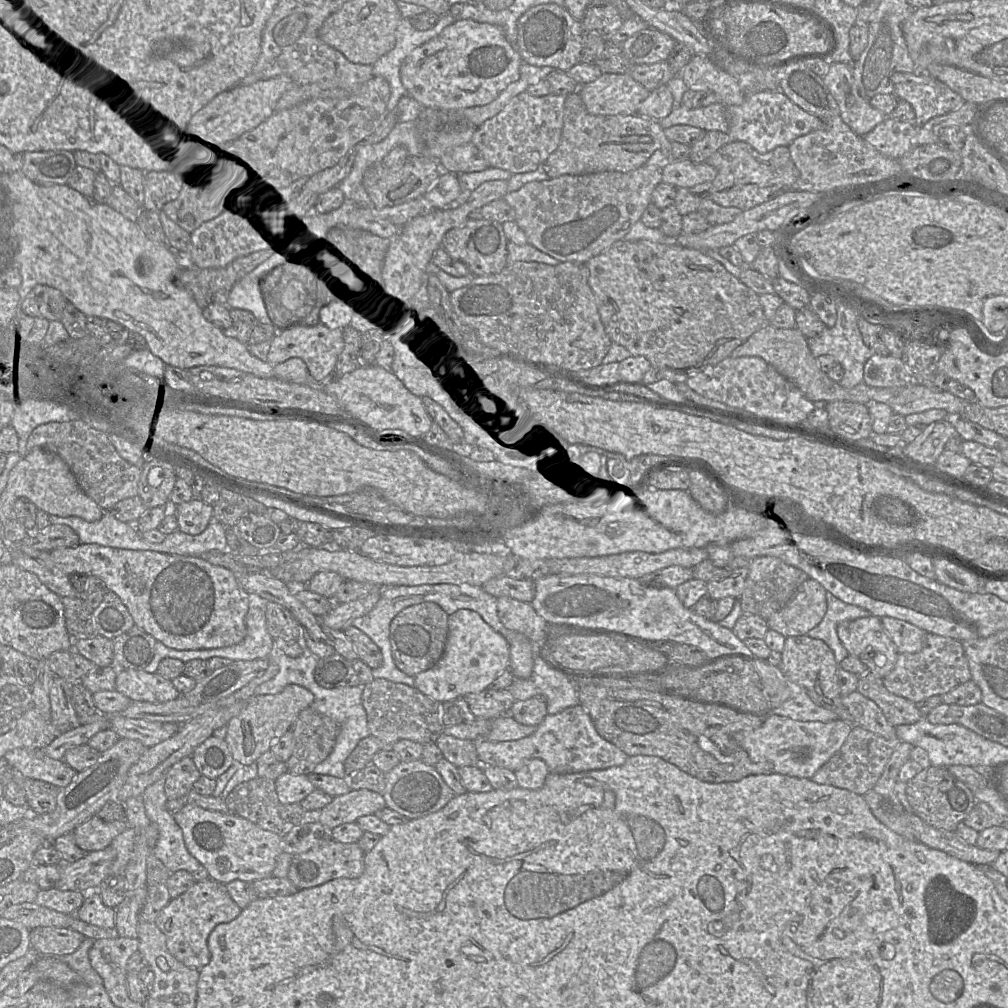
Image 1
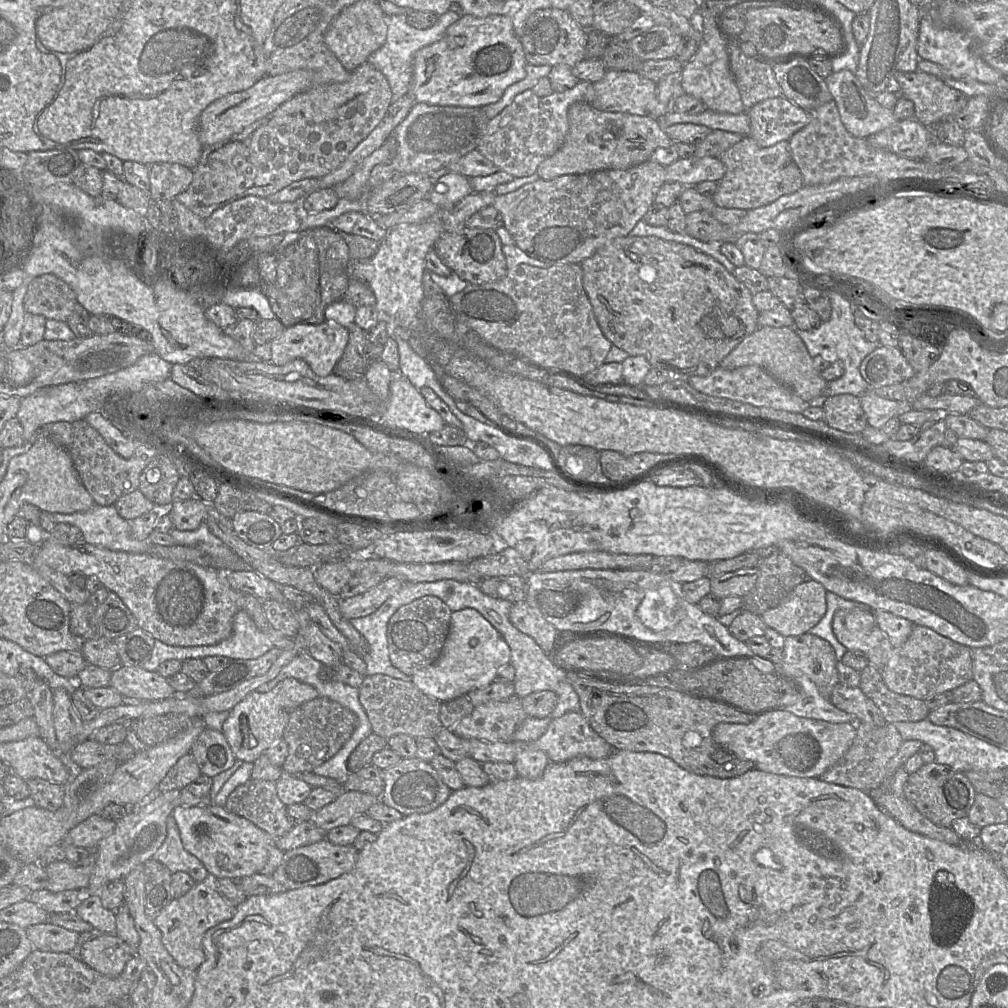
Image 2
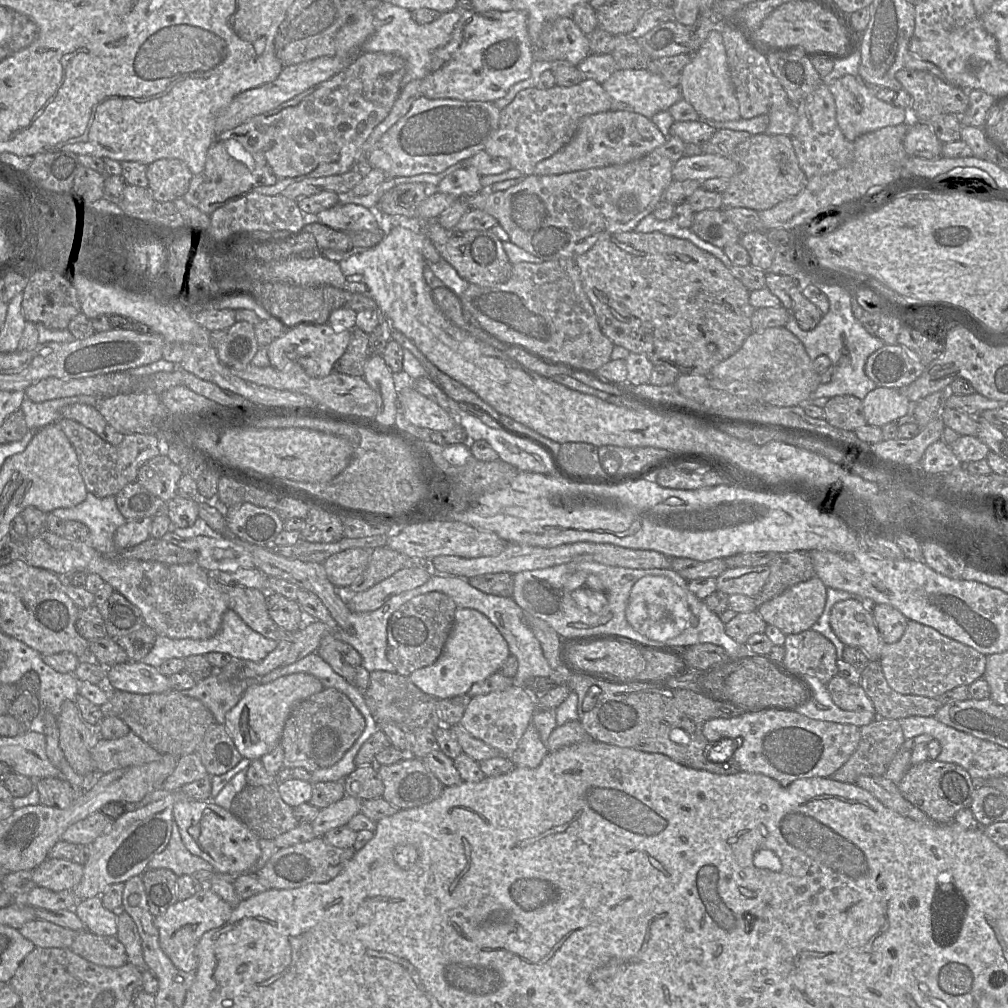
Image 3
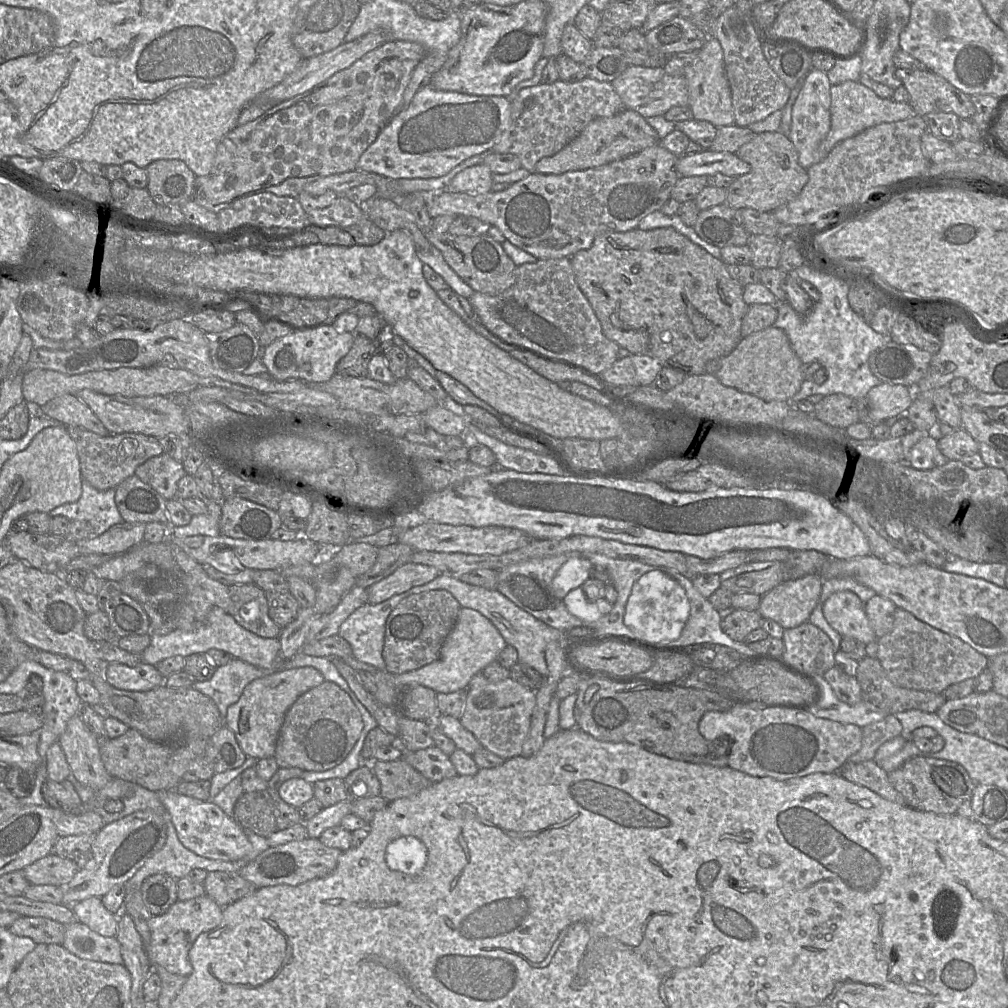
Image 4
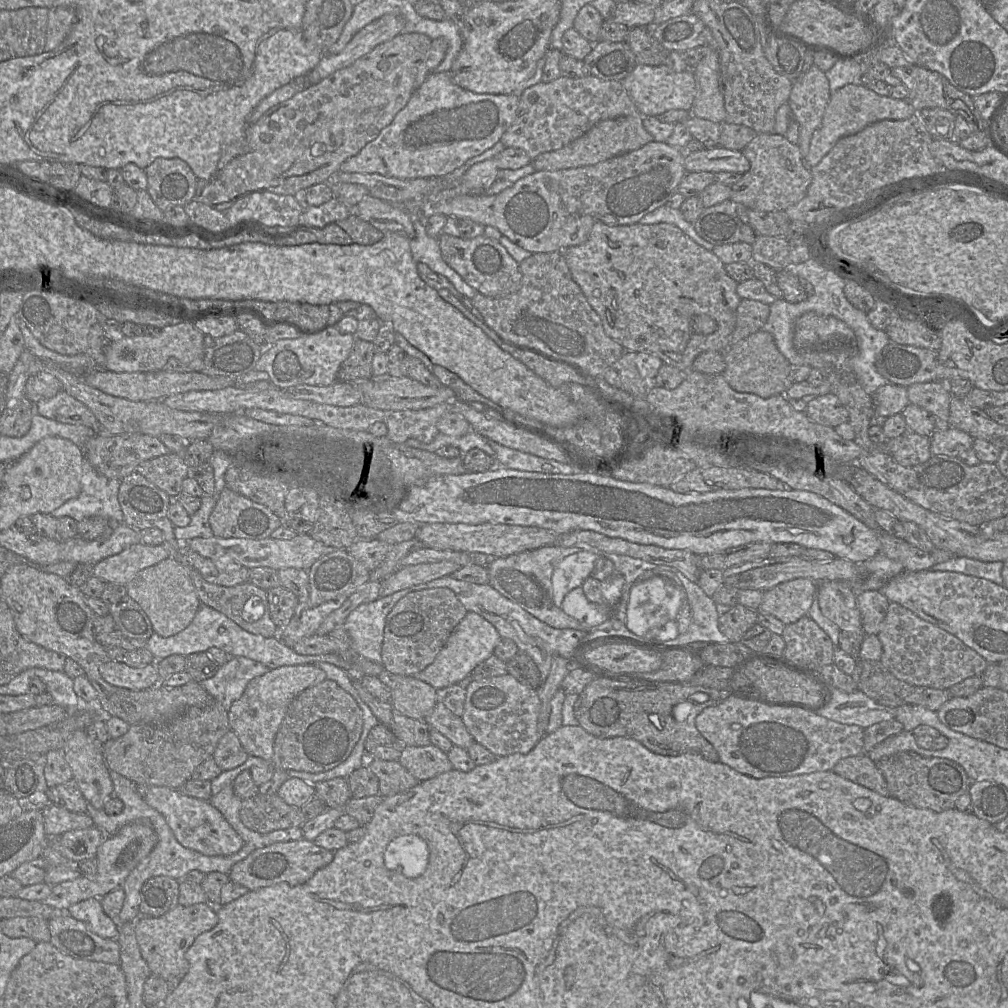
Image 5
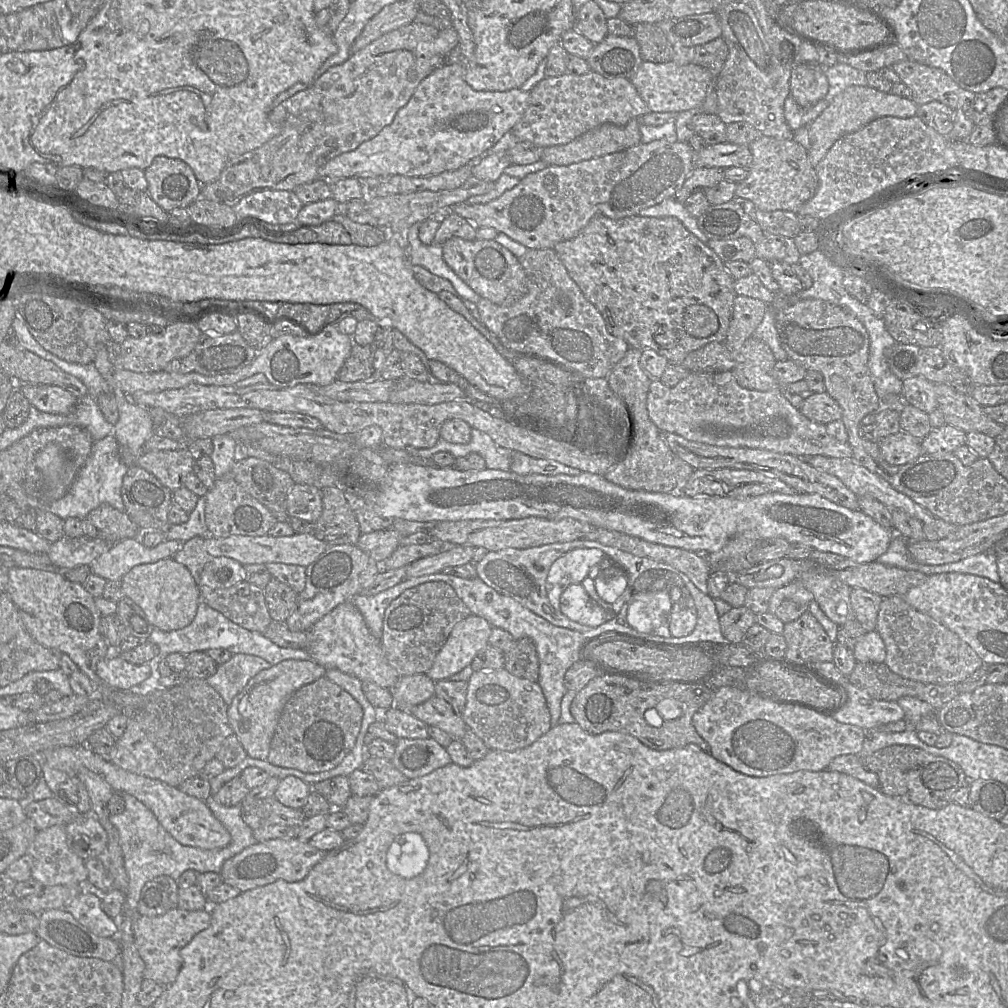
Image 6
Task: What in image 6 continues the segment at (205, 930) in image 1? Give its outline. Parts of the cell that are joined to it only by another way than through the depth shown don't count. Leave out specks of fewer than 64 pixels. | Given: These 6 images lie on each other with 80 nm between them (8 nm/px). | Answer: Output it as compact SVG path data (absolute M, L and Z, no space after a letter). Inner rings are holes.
M177 907L155 917L136 916L133 924L134 943L145 963L144 979L153 980L165 986L172 984L182 968L181 949L210 924L210 909L186 911Z

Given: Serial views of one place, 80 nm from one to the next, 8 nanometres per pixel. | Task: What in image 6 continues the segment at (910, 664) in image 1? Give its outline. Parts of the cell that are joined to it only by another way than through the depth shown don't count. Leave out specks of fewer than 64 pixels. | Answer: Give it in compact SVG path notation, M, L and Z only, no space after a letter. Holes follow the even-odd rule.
M903 595L883 597L876 630L886 647L884 663L894 673L908 679L935 684L958 684L984 662L957 634L910 604Z

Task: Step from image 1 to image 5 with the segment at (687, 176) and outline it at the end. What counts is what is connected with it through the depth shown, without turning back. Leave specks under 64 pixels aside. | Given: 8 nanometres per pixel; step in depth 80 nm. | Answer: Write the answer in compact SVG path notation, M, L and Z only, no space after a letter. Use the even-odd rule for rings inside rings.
M716 146L685 153L684 167L687 173L725 171L744 174L749 170L750 162L742 151Z

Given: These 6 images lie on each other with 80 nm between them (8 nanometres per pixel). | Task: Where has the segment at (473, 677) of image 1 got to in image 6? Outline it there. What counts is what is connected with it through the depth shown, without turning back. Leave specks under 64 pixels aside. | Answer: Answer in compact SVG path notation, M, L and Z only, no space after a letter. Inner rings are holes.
M472 614L457 623L443 647L437 653L434 663L426 675L435 682L446 680L466 666L471 665L476 655L489 644L491 631L492 626L487 620Z

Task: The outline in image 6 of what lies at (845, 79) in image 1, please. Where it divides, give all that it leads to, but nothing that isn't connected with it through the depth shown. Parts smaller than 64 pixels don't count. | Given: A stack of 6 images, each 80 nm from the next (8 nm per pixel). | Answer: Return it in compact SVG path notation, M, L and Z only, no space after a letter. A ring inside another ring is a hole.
M868 85L848 86L835 96L826 109L809 125L811 142L811 147L808 151L809 162L813 167L817 166L837 140L859 130L877 118L883 116L899 118L915 116L917 106L911 98L901 97L891 92L882 92Z

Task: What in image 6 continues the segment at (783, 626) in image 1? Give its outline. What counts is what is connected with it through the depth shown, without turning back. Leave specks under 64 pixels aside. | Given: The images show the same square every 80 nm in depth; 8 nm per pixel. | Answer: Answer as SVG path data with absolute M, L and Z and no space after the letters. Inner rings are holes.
M796 579L774 590L768 612L786 624L805 613L813 599L812 593Z

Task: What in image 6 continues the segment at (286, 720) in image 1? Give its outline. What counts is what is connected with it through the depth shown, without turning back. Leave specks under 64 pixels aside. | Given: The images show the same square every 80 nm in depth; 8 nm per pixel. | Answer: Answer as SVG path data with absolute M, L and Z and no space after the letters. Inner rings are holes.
M284 660L256 674L228 707L229 723L251 758L266 760L271 741L289 698L302 686L326 676L326 669L313 660Z

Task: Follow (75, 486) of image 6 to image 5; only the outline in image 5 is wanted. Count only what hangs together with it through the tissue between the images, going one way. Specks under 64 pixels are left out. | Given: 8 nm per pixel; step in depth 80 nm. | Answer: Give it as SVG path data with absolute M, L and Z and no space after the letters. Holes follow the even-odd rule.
M84 456L80 494L53 510L51 515L58 519L68 516L77 522L91 516L102 516L113 521L114 530L124 523L118 501L120 484L121 480L98 473Z

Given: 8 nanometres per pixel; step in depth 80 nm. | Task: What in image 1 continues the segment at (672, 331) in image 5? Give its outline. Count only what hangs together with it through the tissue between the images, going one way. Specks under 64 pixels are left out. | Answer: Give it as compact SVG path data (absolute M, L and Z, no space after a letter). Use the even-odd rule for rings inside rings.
M621 239L583 265L606 334L631 356L646 358L653 368L674 374L700 372L729 357L736 347L766 325L759 295L705 251L677 243Z

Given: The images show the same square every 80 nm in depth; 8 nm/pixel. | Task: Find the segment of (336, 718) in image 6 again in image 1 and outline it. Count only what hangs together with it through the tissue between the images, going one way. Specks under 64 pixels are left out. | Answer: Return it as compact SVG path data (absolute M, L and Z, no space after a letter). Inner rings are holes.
M311 707L302 710L291 728L295 747L291 757L286 762L287 771L303 775L313 773L315 767L332 752L339 731L339 725L331 718L316 712Z

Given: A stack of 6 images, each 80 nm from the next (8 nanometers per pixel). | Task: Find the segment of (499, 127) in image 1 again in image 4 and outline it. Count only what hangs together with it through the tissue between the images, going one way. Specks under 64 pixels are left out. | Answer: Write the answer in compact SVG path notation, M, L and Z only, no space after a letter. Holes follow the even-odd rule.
M585 77L576 82L565 82L560 79L551 84L538 84L522 89L512 101L511 123L494 144L491 151L500 154L514 154L519 157L522 168L535 173L537 162L547 156L552 156L564 148L594 119L611 117L624 111L625 105L610 82L601 82Z

